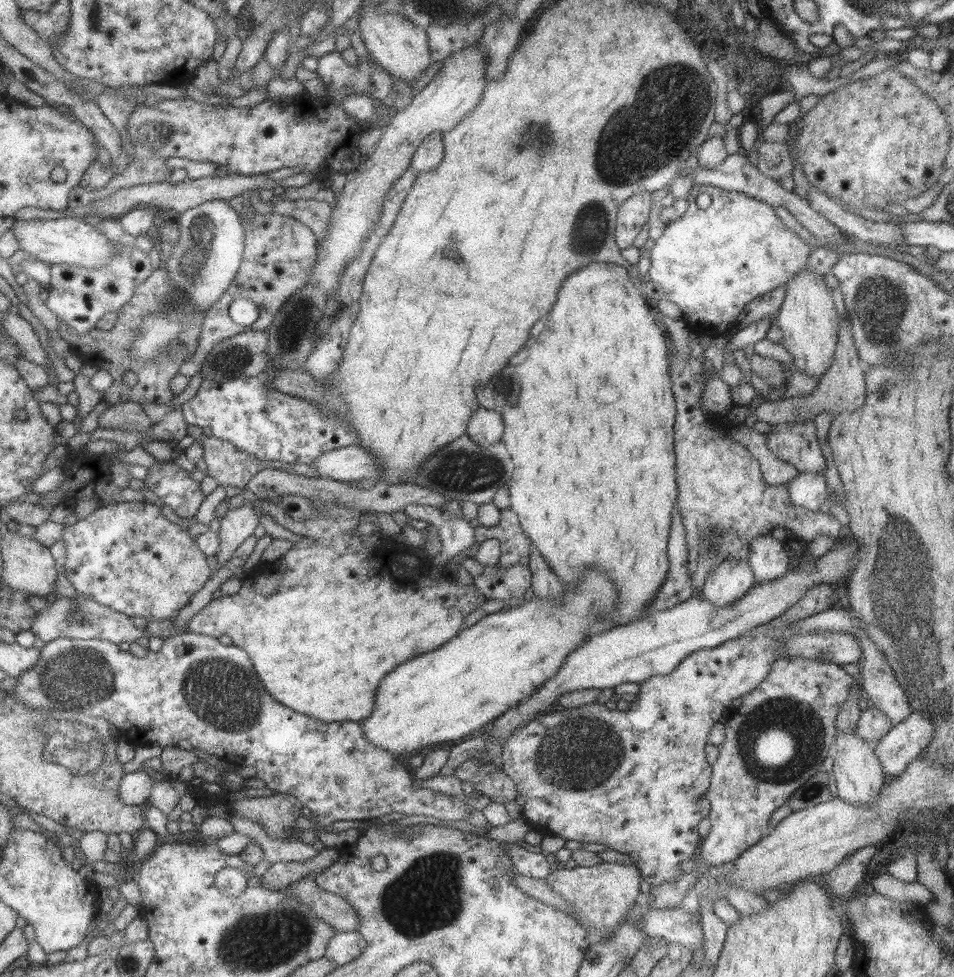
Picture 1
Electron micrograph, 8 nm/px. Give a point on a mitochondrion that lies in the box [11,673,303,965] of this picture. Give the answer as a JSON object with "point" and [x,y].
{"point":[84,756]}

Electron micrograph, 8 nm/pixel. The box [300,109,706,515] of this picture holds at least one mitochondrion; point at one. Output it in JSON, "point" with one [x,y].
{"point":[463,470]}

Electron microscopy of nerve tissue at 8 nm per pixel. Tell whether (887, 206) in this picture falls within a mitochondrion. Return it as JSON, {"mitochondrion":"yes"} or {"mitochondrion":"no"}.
{"mitochondrion":"no"}

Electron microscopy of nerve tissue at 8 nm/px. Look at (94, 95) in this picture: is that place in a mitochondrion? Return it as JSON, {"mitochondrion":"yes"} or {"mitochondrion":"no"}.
{"mitochondrion":"no"}

